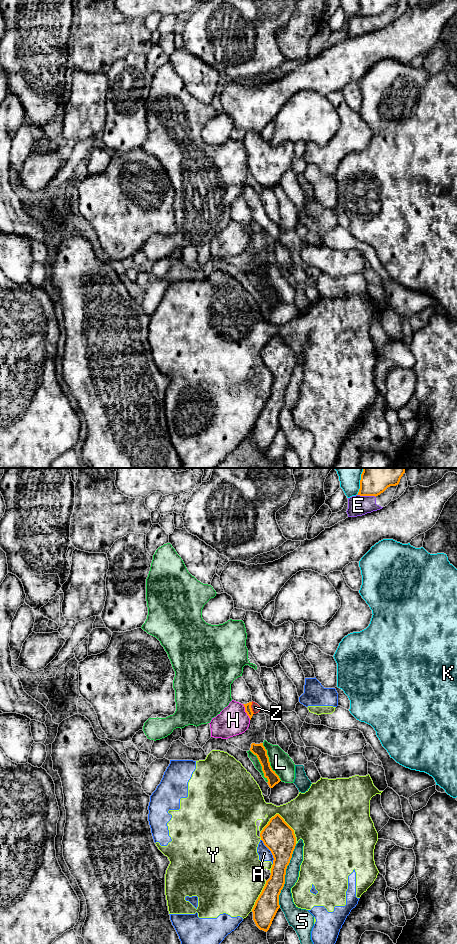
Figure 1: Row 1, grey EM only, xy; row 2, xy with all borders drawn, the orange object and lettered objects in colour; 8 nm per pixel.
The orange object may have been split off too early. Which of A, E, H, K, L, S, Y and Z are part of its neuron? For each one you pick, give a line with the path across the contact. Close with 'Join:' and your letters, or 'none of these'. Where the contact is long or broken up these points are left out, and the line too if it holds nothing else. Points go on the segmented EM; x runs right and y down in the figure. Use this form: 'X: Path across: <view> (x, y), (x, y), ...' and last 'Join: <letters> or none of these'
Join: none of these

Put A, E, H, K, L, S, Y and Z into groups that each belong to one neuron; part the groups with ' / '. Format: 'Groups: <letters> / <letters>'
Groups: A Y / E / H / K / L / S / Z

